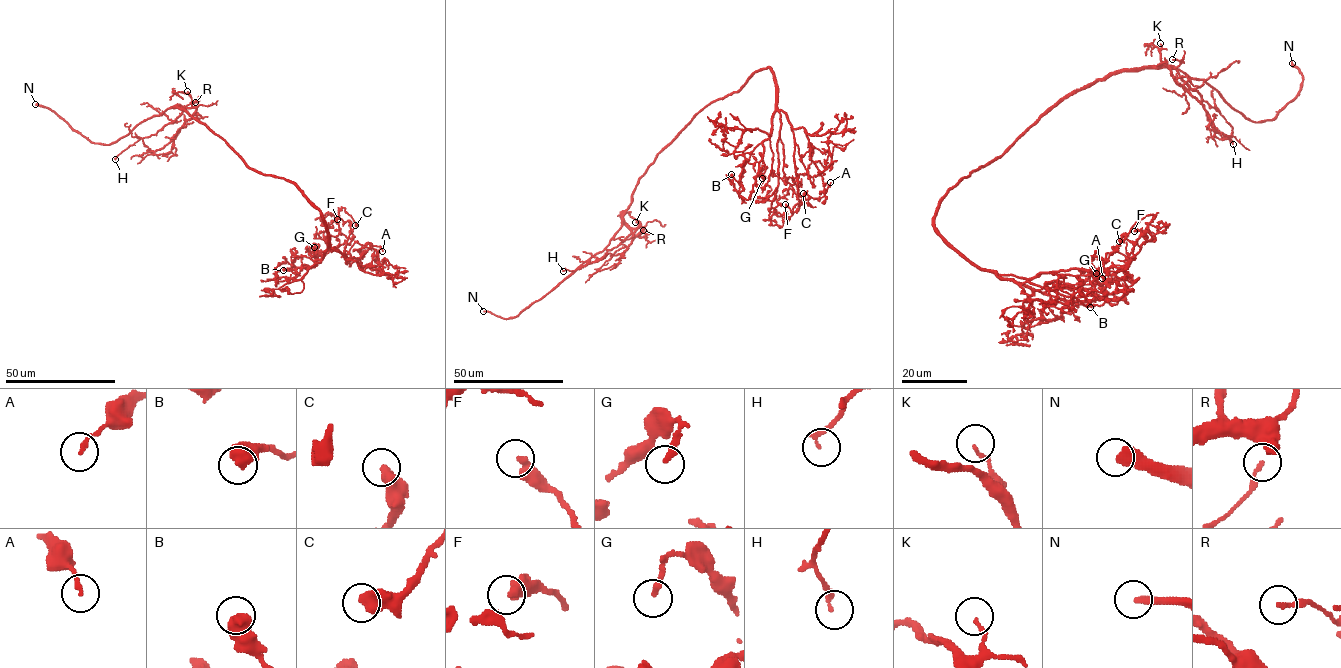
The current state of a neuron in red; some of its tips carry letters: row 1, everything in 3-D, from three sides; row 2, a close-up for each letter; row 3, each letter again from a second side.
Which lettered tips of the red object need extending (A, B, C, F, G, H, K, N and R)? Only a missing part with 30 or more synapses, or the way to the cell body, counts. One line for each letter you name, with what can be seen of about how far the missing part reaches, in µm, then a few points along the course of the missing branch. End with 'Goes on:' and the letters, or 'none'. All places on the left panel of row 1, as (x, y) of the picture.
N: missing 25 µm
Goes on: N

